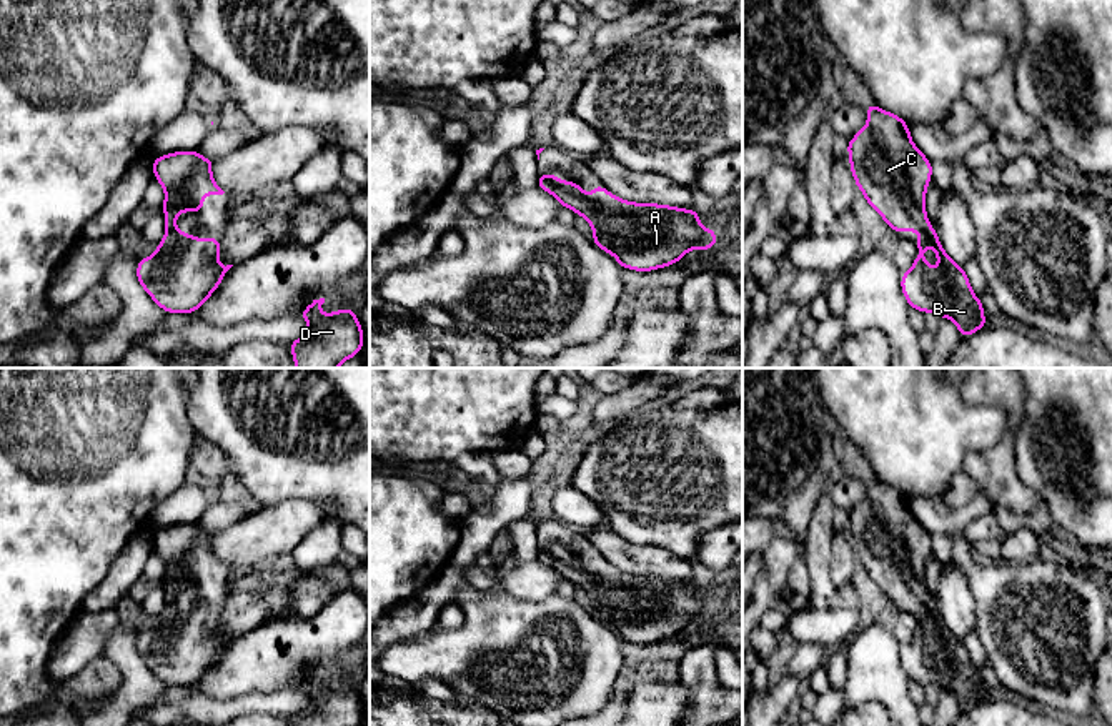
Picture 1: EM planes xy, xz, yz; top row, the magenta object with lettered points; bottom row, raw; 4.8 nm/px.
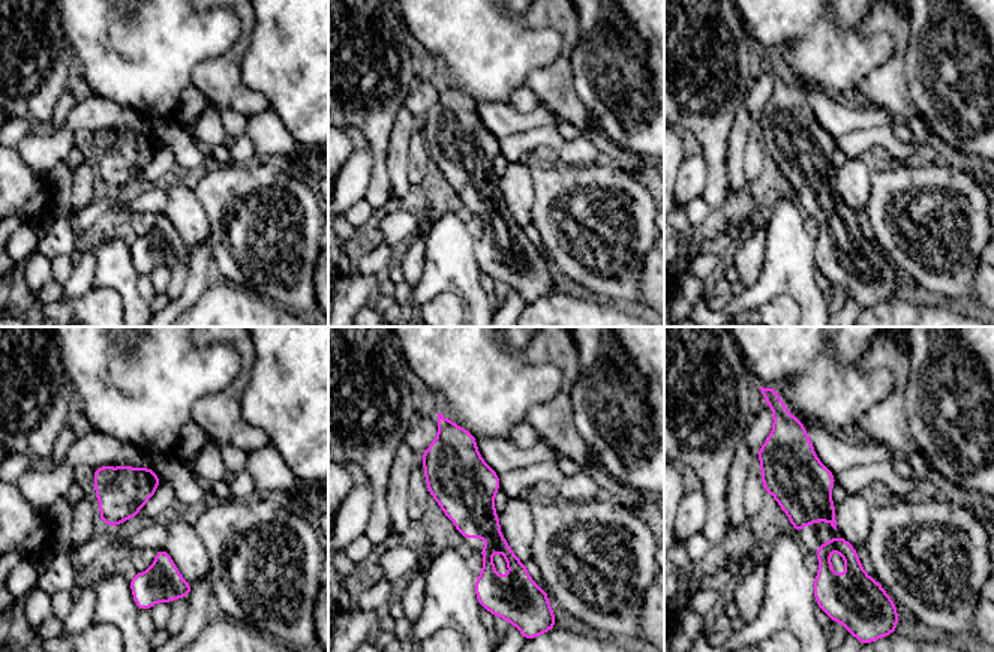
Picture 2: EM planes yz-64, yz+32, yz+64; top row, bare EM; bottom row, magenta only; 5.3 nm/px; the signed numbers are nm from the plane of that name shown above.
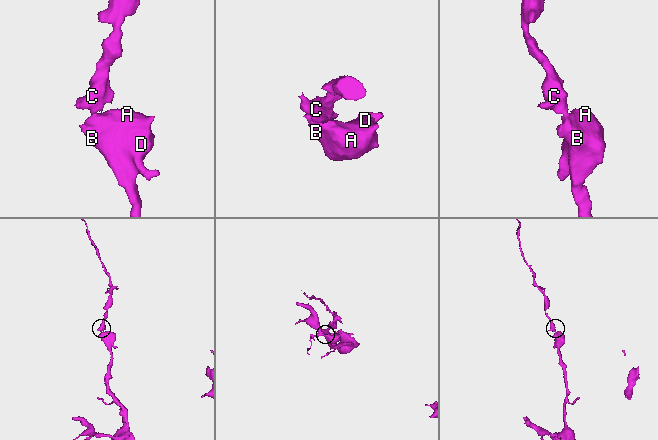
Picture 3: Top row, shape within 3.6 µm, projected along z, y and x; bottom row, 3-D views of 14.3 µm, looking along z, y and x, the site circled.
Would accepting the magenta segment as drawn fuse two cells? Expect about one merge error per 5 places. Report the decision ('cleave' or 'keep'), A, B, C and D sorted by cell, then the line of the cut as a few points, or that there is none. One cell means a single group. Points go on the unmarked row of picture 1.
keep; A B C D; no cut

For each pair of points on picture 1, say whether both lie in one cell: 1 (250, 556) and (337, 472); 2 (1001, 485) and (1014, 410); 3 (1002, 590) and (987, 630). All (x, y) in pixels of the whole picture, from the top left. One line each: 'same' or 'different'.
1: different
2: same
3: same

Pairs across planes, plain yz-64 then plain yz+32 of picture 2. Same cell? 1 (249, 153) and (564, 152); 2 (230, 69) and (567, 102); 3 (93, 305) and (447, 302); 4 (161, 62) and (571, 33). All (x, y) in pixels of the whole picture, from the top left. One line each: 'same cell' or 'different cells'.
1: same cell
2: same cell
3: same cell
4: different cells

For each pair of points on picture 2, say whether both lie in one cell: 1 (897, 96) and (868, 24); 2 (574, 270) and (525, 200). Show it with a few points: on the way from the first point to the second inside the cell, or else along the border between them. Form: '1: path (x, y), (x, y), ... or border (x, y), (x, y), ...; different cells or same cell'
1: path (897, 74), (900, 38), (891, 29); same cell
2: border (531, 173), (534, 185), (534, 222); different cells

